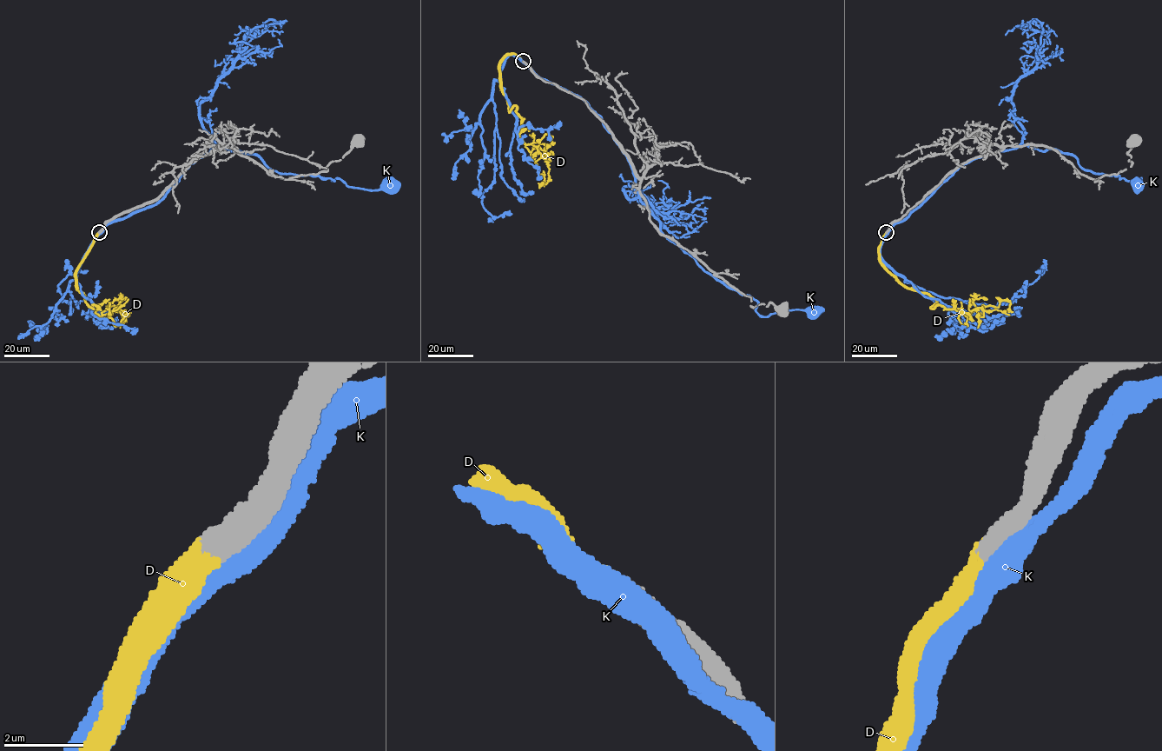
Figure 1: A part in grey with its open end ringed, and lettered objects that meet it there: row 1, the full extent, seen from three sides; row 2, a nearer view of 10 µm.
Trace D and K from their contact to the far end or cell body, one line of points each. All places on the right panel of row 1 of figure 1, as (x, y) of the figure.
D: (887, 232), (879, 259), (907, 287), (928, 294), (932, 309), (967, 316), (1008, 300), (1013, 311)
K: (887, 233), (960, 167), (1020, 145), (1071, 153), (1081, 167), (1094, 173), (1141, 179), (1134, 189), (1136, 182)

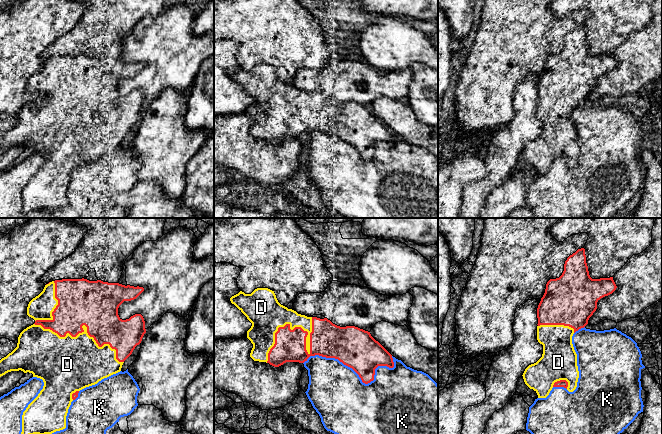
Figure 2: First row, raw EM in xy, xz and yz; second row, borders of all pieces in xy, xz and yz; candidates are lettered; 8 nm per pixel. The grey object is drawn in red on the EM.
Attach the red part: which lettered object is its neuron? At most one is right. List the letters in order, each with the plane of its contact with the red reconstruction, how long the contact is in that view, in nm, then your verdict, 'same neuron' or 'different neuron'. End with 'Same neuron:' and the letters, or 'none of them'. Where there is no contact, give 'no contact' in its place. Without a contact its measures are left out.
D: contact in xz; length 500 nm; same neuron
K: contact in xz; length 750 nm; different neuron
Same neuron: D

